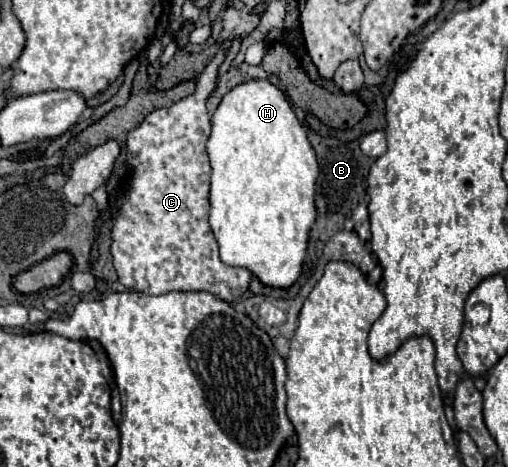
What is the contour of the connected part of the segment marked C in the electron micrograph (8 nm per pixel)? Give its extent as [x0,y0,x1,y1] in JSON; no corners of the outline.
[113,40,251,304]

